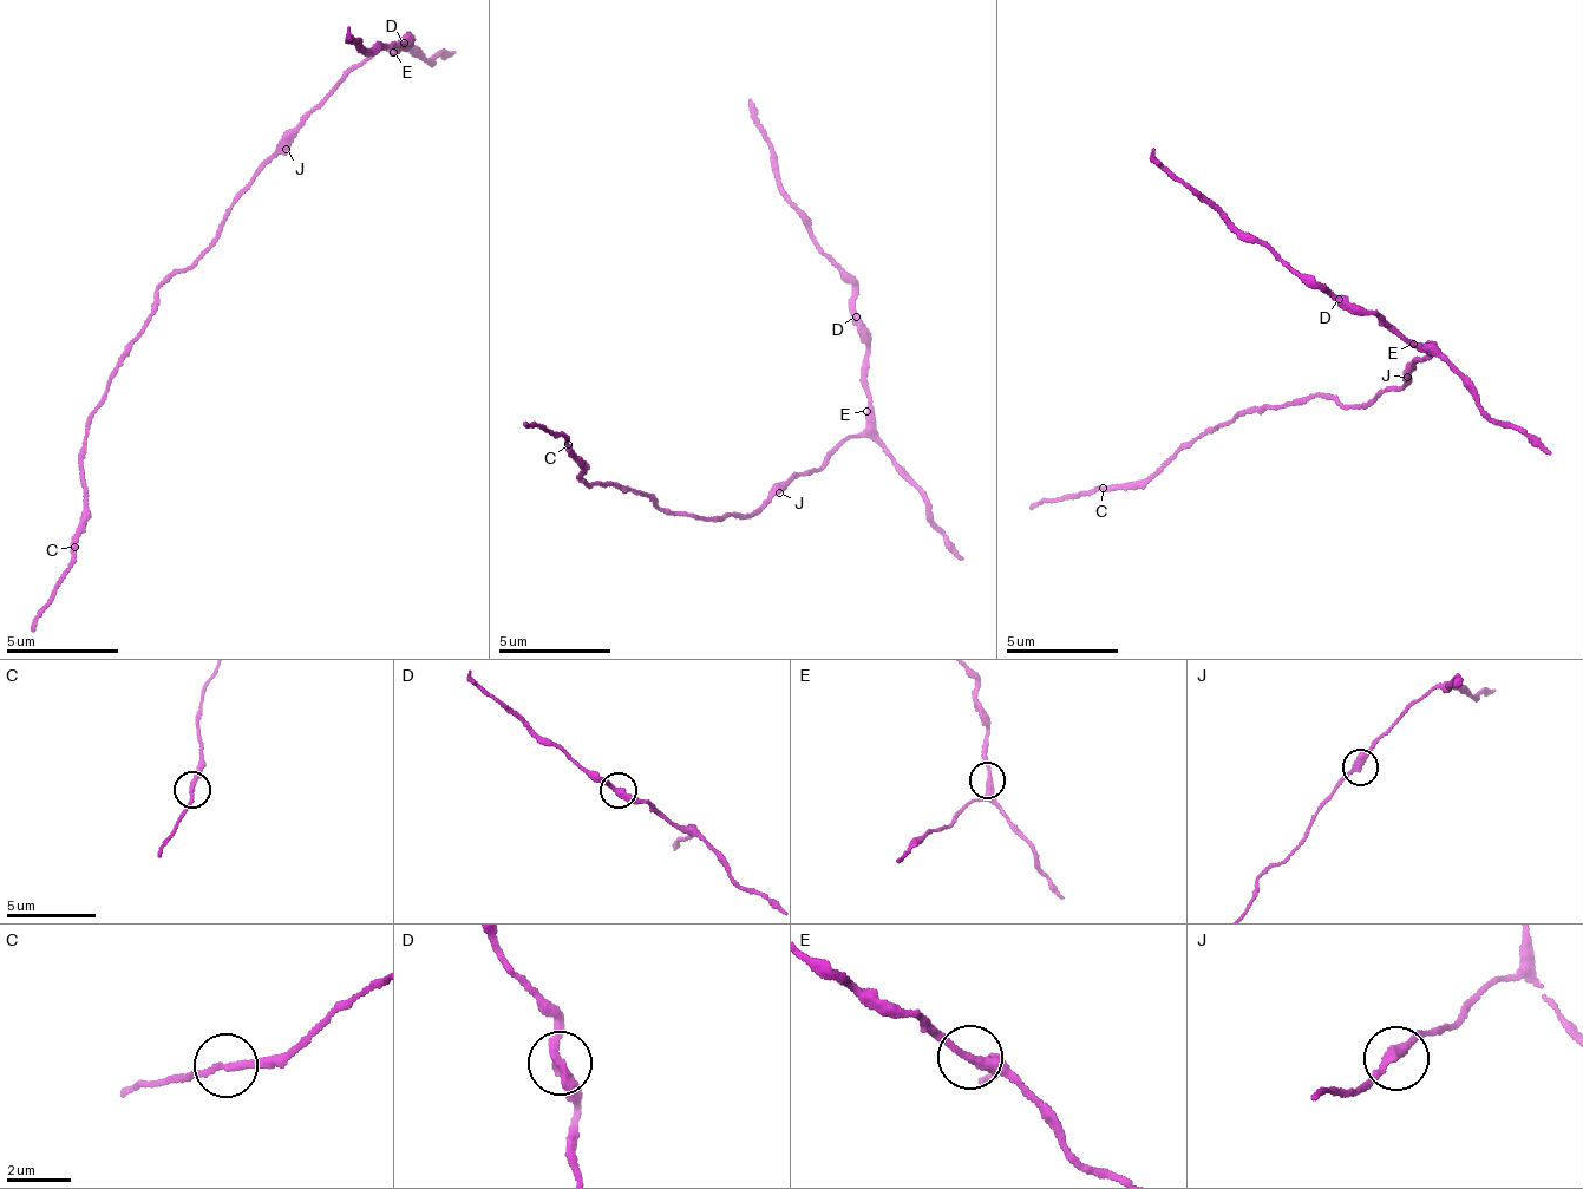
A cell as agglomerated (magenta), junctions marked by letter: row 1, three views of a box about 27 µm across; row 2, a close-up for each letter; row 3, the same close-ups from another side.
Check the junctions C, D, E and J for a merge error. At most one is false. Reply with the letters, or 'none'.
none

